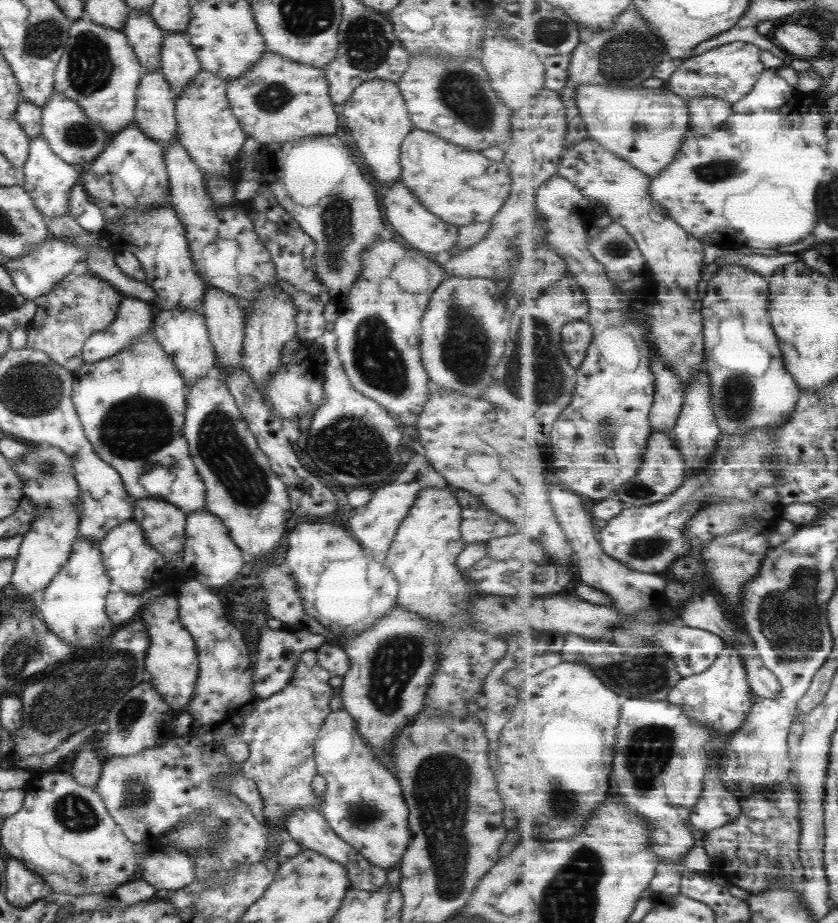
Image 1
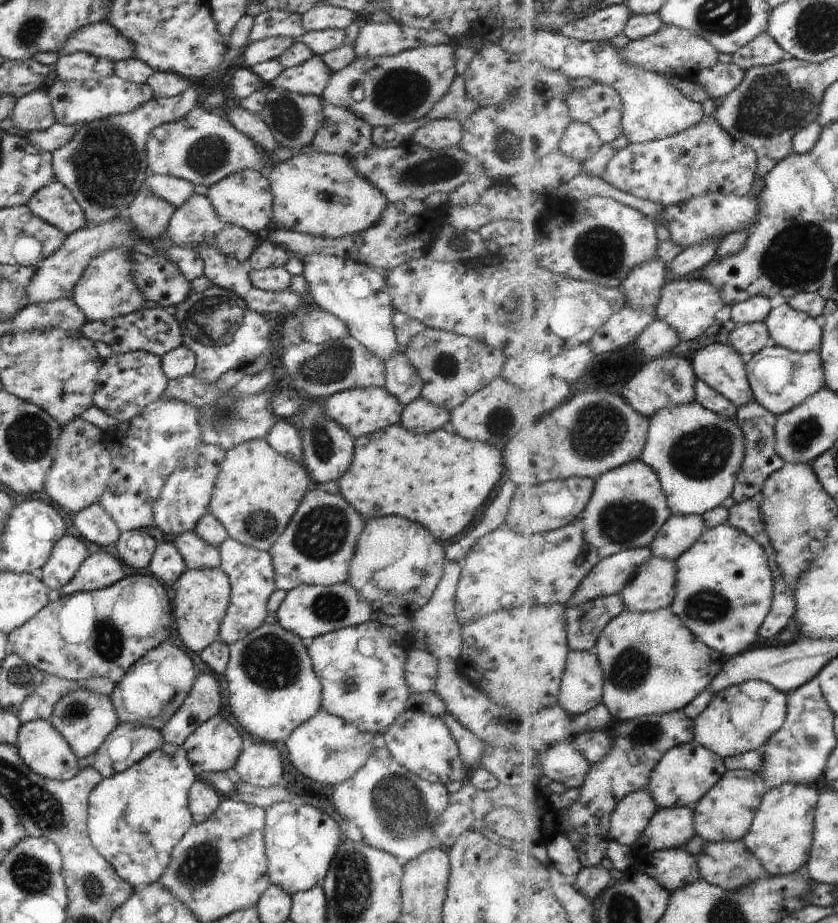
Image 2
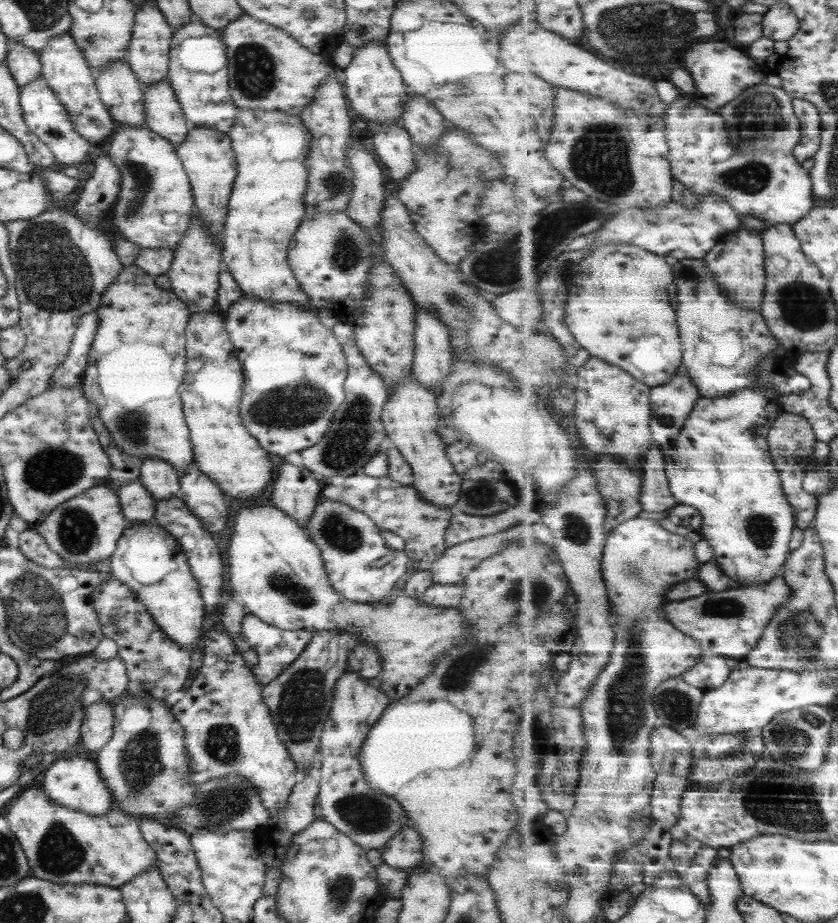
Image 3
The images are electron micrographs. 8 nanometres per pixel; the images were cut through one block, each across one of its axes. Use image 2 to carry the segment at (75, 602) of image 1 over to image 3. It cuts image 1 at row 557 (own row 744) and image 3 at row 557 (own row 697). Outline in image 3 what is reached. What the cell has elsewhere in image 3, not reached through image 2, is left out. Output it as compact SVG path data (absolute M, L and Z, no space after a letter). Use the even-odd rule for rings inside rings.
M103 482L53 507L34 530L71 568L86 569L91 568L91 563L111 556L123 530L129 525L130 522L121 514L117 493Z

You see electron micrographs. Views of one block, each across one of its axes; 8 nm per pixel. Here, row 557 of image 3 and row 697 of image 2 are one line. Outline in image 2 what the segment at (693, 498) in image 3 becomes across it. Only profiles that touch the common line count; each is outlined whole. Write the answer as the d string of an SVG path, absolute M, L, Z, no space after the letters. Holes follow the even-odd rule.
M750 680L745 684L731 686L731 688L723 690L721 694L714 694L711 704L699 718L695 719L695 741L725 758L759 750L762 746L766 746L769 738L772 738L783 728L783 724L786 722L787 708L789 708L788 694L768 682Z

